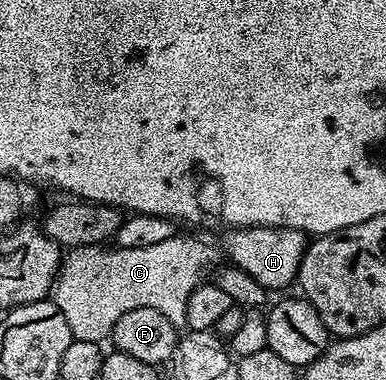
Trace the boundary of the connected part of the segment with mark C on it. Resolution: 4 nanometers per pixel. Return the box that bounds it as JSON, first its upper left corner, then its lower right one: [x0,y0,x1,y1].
[53,233,222,344]

